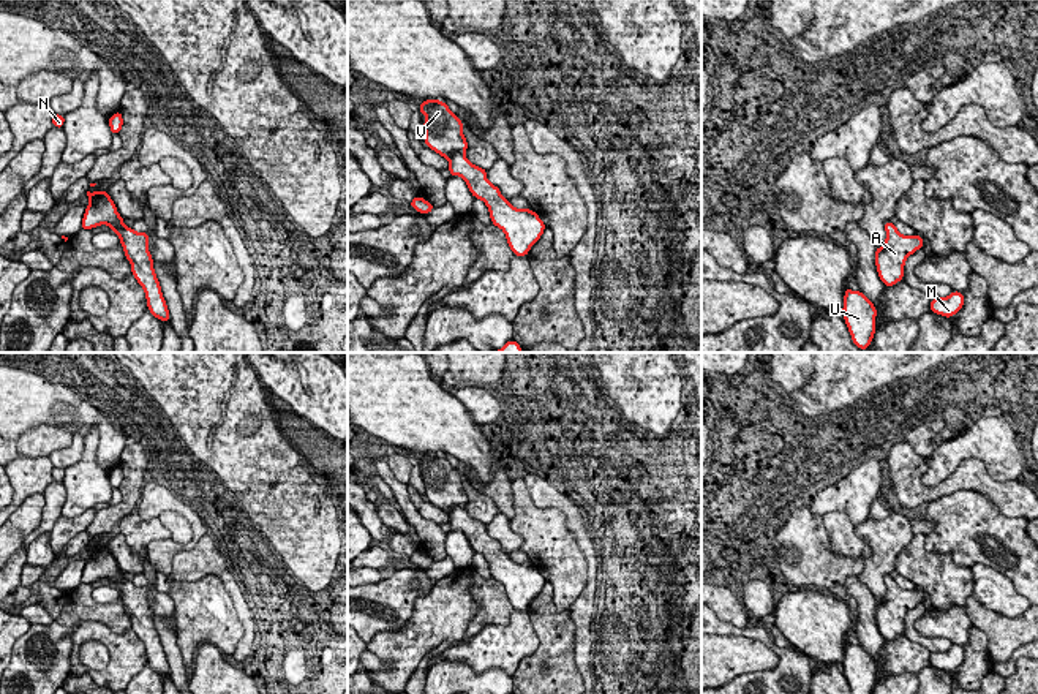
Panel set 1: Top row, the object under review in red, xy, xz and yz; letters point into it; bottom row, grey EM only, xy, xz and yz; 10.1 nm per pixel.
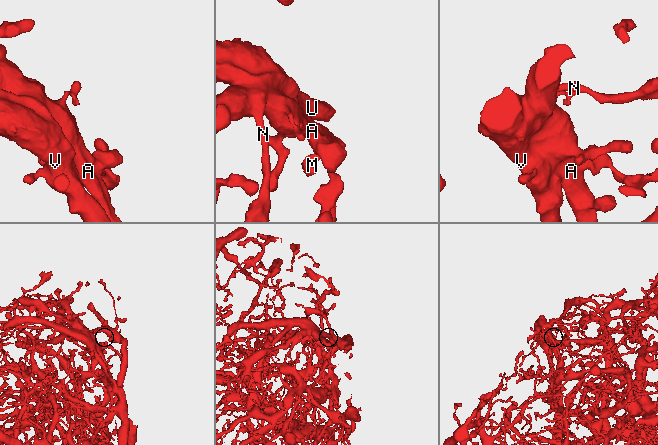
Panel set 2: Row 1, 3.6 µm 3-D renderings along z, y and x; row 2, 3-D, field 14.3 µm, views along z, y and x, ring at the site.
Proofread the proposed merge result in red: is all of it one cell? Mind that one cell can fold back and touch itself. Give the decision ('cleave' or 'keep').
keep

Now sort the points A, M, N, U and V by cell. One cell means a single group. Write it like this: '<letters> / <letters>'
A M N U V

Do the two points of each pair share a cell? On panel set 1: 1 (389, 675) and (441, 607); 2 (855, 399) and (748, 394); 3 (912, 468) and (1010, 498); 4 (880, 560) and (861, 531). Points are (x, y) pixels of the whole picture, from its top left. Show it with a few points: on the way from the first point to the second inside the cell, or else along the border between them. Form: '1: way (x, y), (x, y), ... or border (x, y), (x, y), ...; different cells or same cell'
1: way (402, 658), (403, 652), (430, 625); same cell
2: border (765, 369), (795, 402), (789, 432); different cells
3: way (928, 490), (940, 490), (953, 482), (983, 482); same cell
4: way (880, 552), (880, 547), (869, 536); same cell

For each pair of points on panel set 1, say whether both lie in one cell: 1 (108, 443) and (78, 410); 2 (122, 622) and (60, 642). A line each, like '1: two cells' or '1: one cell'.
1: one cell
2: one cell

